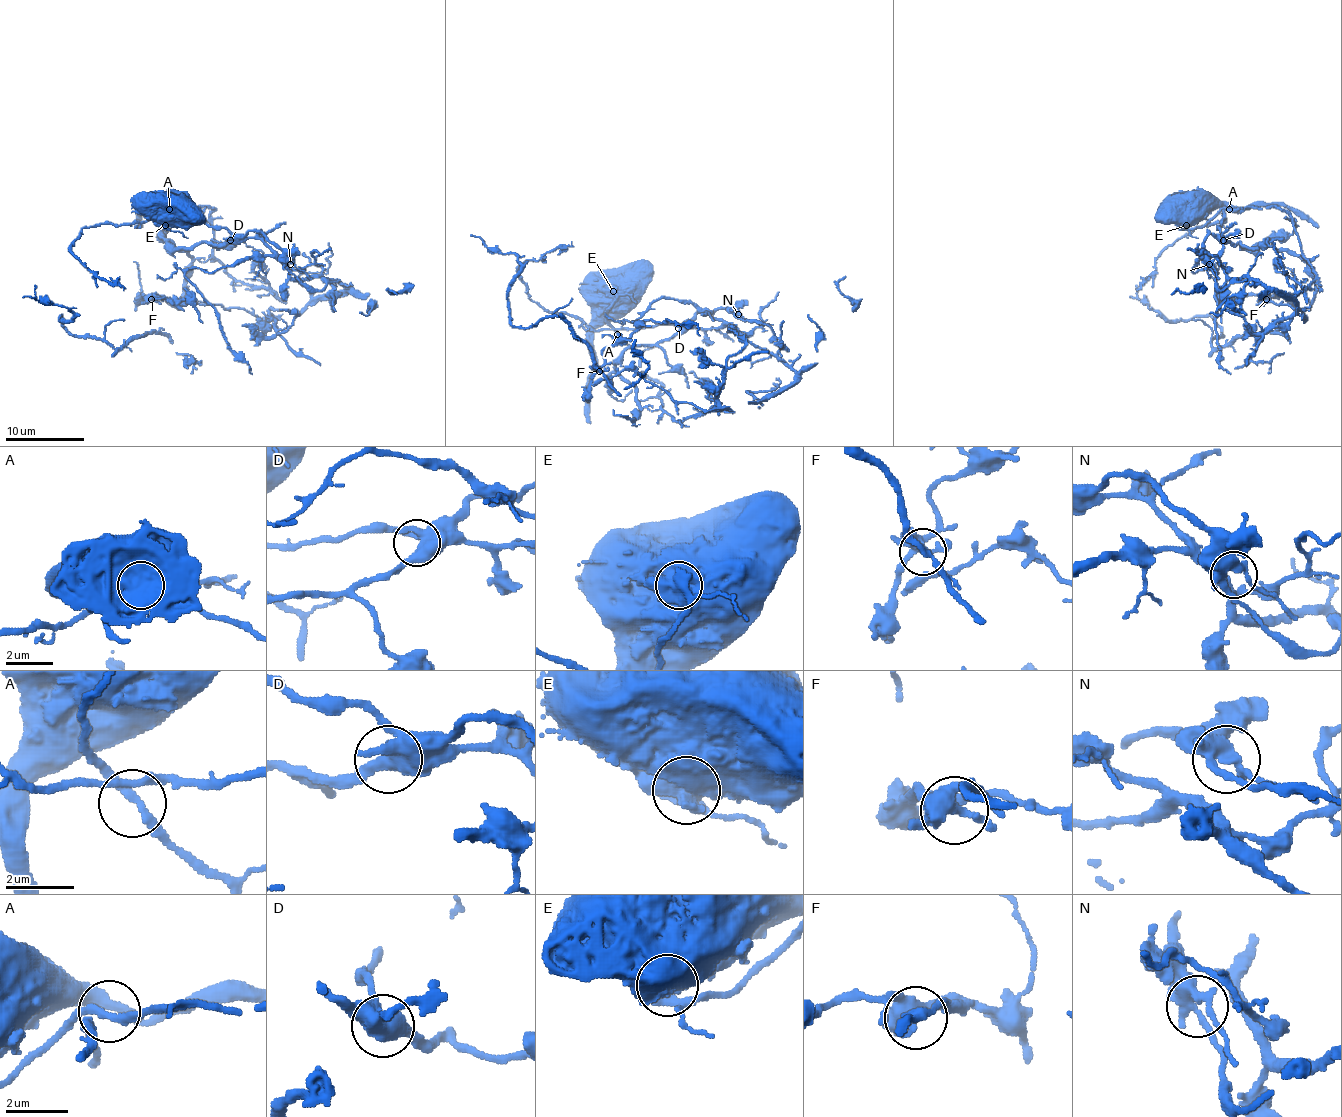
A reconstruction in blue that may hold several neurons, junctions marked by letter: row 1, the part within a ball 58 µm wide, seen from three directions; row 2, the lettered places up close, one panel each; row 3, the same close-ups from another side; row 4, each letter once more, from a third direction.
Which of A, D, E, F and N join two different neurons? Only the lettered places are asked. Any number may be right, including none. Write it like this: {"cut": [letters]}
{"cut": ["E"]}

